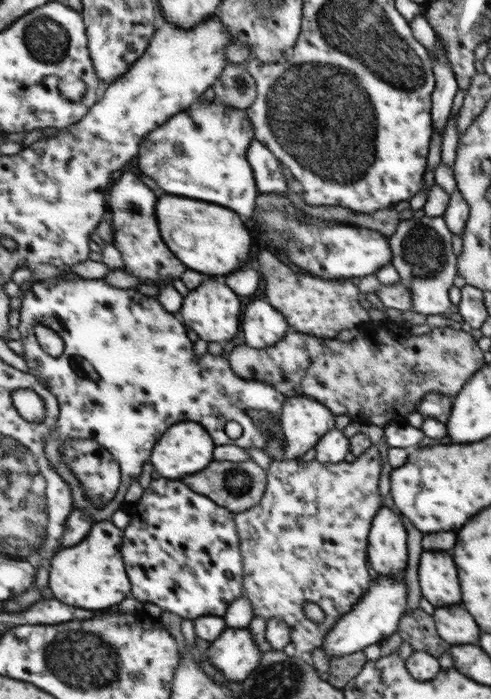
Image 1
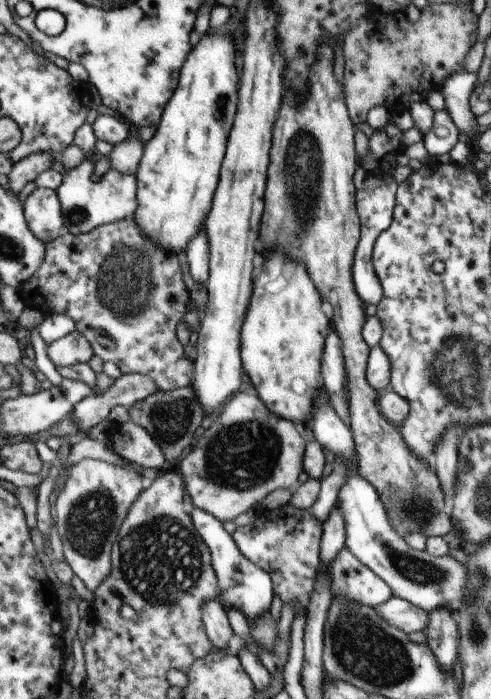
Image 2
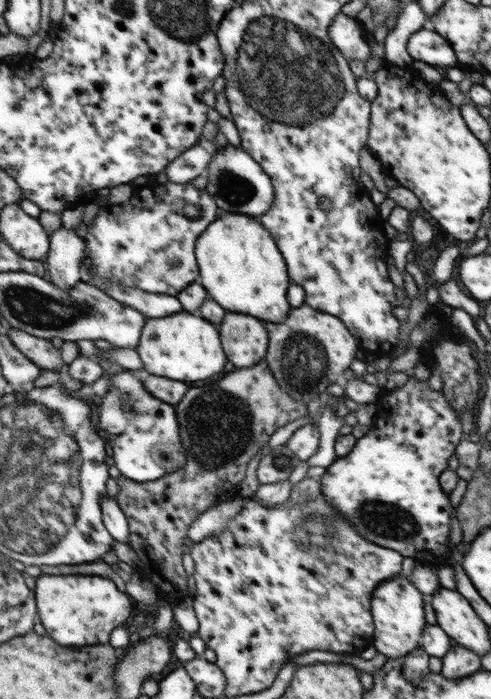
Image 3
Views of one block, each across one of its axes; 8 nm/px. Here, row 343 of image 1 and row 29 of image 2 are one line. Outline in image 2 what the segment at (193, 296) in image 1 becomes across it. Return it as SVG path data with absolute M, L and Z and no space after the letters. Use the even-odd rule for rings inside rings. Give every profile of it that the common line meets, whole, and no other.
M223 28L214 34L206 32L196 48L191 48L180 75L180 86L172 95L172 104L168 104L168 112L164 112L156 134L145 142L135 174L136 224L152 244L178 254L181 259L185 258L192 238L204 228L202 222L218 186L226 140L238 106L236 50L230 34L223 32Z

